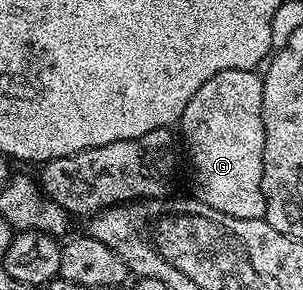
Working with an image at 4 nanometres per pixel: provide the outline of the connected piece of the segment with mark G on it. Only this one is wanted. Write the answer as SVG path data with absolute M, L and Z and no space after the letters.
M227 69L211 77L186 106L179 130L189 154L194 197L238 219L263 218L266 206L262 187L265 144L262 77L256 71L243 69Z

